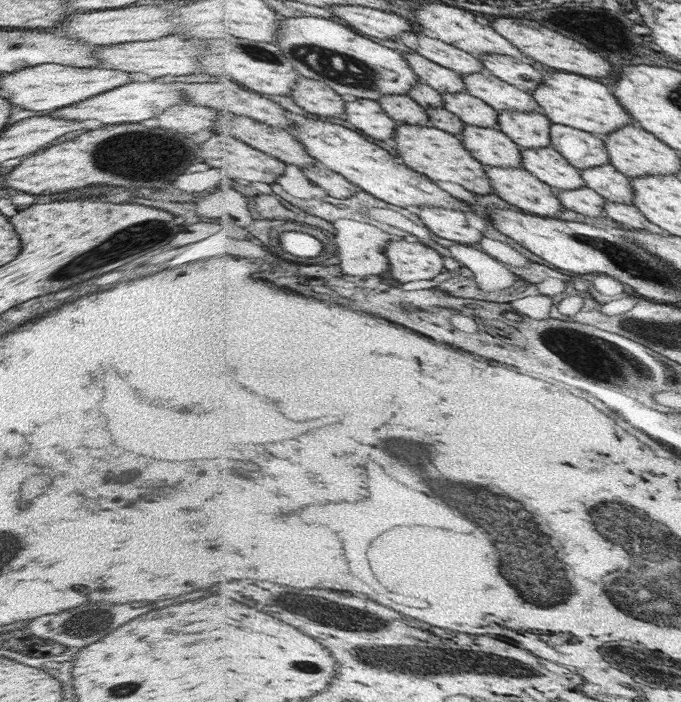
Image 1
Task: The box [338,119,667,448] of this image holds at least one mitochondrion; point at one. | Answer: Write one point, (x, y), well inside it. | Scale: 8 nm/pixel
(573, 349)

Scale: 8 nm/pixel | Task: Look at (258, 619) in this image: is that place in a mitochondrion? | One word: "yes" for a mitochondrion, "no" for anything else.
no

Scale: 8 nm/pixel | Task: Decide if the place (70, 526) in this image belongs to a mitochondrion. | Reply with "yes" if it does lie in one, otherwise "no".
no

